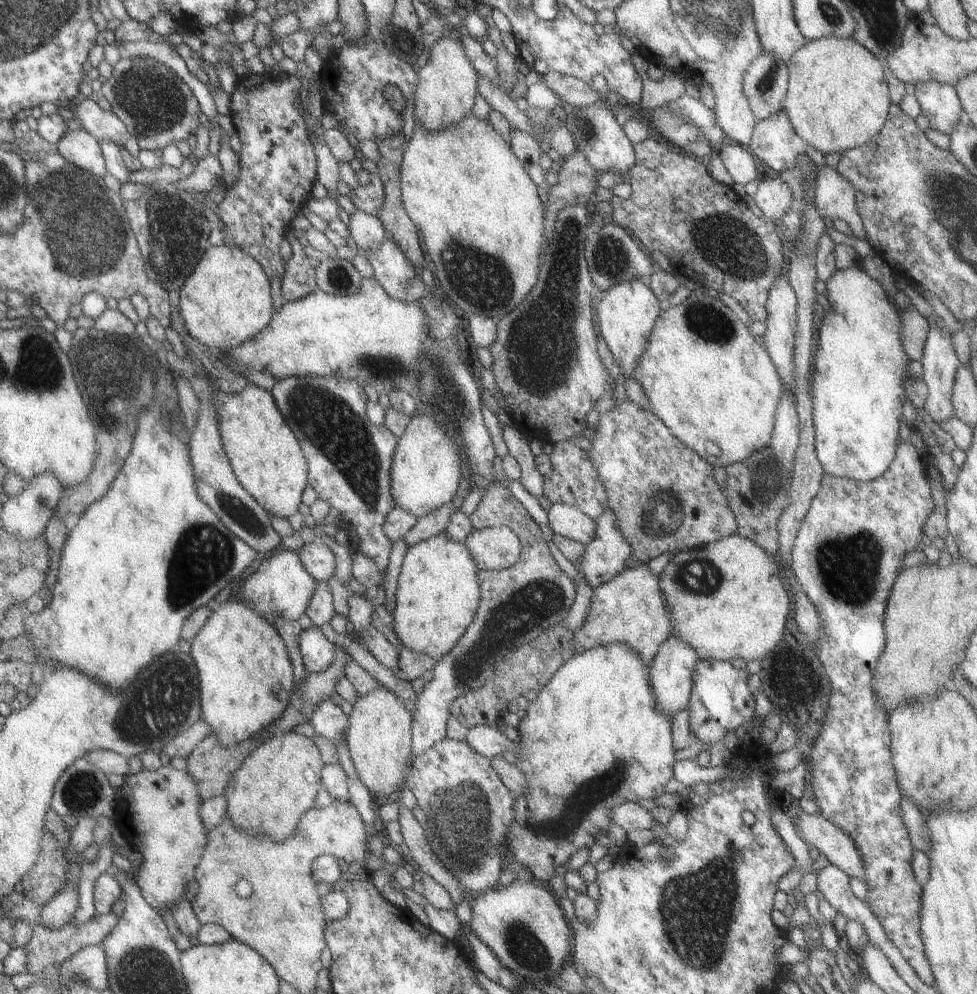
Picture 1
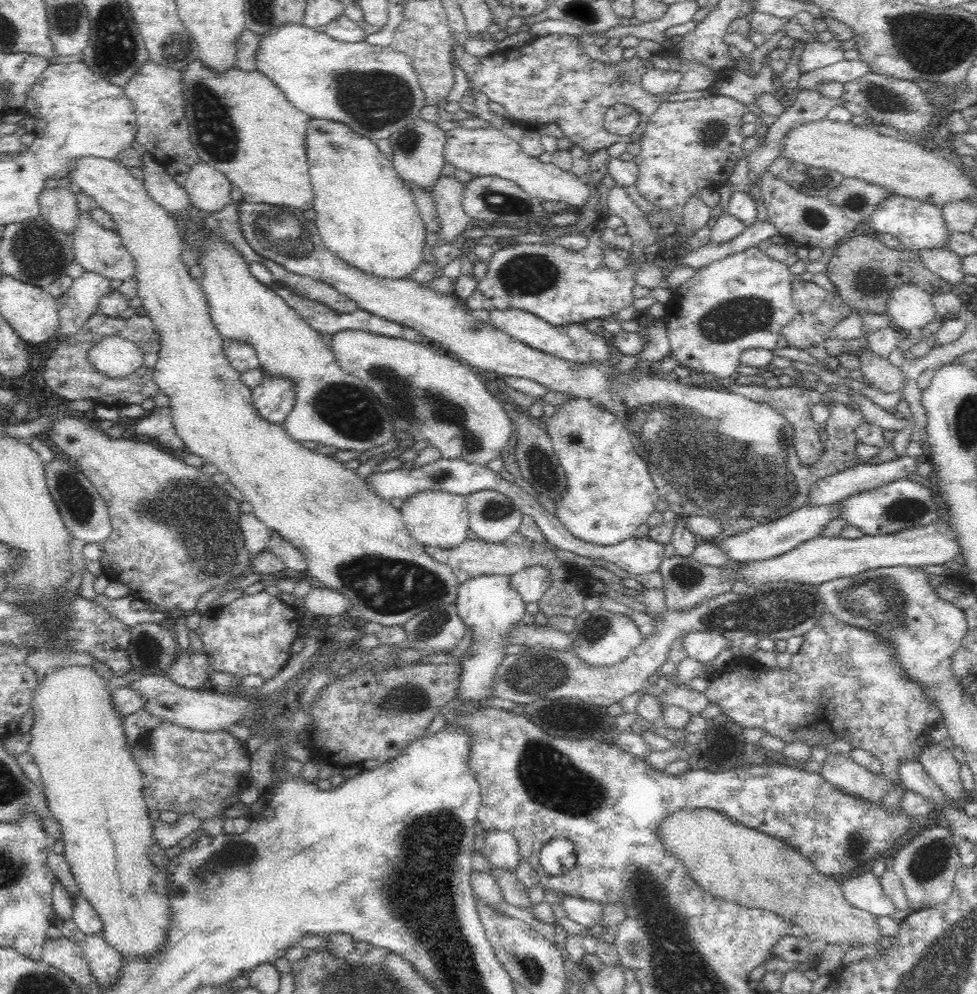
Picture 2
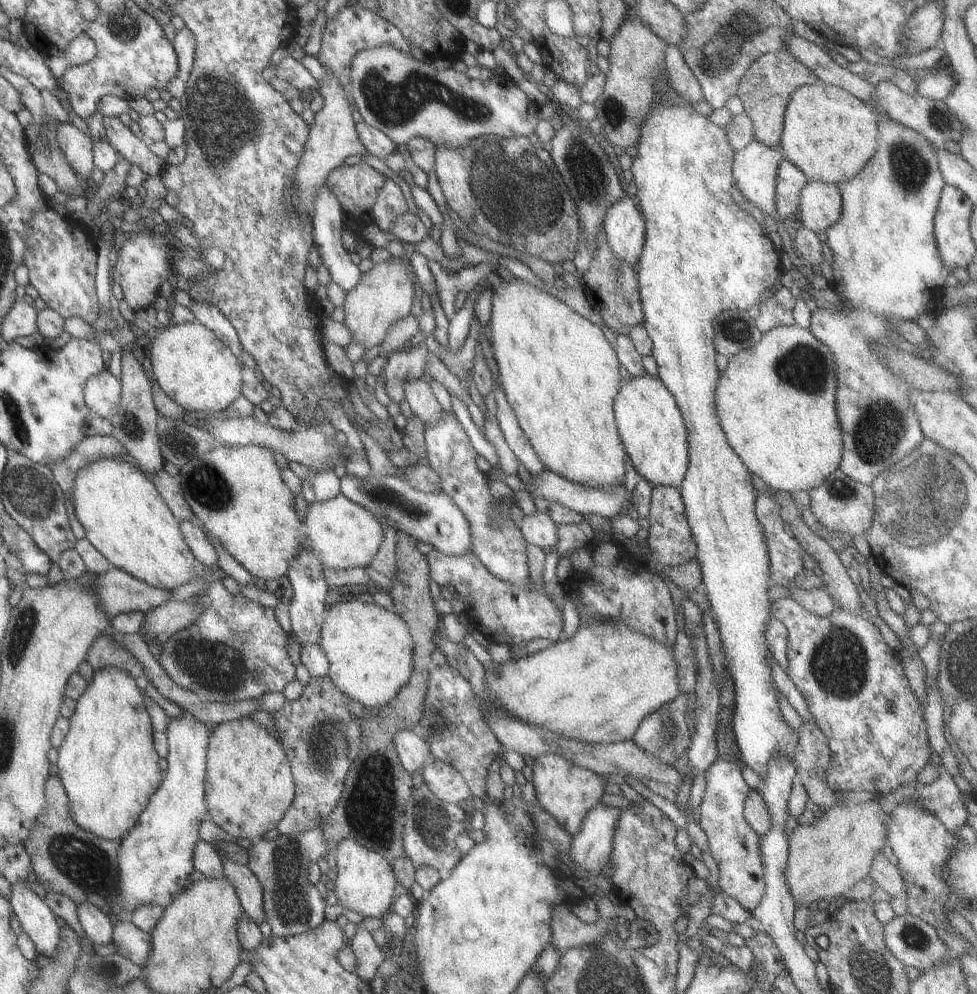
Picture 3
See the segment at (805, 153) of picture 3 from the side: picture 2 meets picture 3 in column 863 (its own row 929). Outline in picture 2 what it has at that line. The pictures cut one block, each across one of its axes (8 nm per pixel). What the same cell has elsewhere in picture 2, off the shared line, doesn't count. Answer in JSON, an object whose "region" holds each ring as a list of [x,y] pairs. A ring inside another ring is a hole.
{"region":[[[93,666],[90,667],[60,667],[56,670],[50,669],[45,676],[41,676],[43,680],[38,679],[38,690],[34,694],[31,710],[35,710],[35,723],[33,727],[33,739],[27,745],[27,750],[30,751],[32,758],[36,759],[38,769],[42,771],[42,781],[46,799],[48,799],[48,807],[52,811],[52,817],[60,823],[62,829],[61,838],[65,842],[66,861],[72,867],[72,873],[76,879],[76,884],[82,896],[92,903],[94,910],[98,911],[102,917],[102,935],[106,935],[106,941],[112,943],[122,957],[126,955],[147,955],[157,951],[165,937],[166,926],[169,925],[169,902],[166,870],[167,860],[163,856],[164,850],[158,848],[155,842],[151,839],[152,827],[155,823],[148,818],[149,810],[147,809],[143,794],[142,794],[142,772],[139,771],[137,764],[134,762],[130,751],[127,749],[123,719],[118,716],[113,709],[111,703],[111,695],[106,692],[104,684],[105,680],[101,680],[97,671]],[[159,857],[159,862],[156,863],[154,858]]]}

